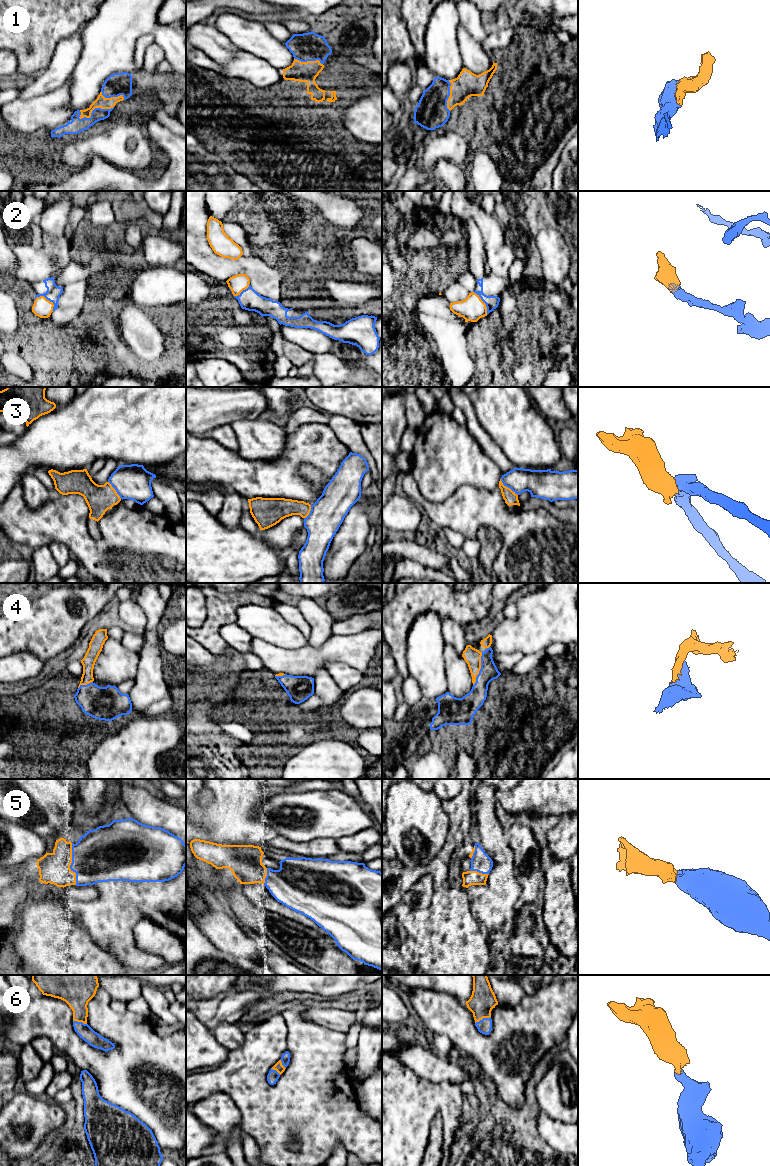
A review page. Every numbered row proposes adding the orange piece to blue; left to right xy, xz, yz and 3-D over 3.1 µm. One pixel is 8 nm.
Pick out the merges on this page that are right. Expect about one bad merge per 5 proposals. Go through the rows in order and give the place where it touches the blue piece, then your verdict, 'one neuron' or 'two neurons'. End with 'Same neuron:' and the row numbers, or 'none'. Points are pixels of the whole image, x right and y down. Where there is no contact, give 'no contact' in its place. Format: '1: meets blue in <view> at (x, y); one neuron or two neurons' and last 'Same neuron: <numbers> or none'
1: meets blue in xy at (94, 109); one neuron
2: meets blue in xy at (47, 299); one neuron
3: meets blue in yz at (508, 487); two neurons
4: meets blue in yz at (480, 669); one neuron
5: meets blue in xy at (71, 864); one neuron
6: meets blue in yz at (483, 1018); one neuron
Same neuron: 1, 2, 4, 5, 6

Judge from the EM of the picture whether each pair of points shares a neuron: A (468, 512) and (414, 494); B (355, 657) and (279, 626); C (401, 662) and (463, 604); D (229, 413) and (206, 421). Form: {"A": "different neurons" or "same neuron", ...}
{"A": "same neuron", "B": "different neurons", "C": "same neuron", "D": "same neuron"}

